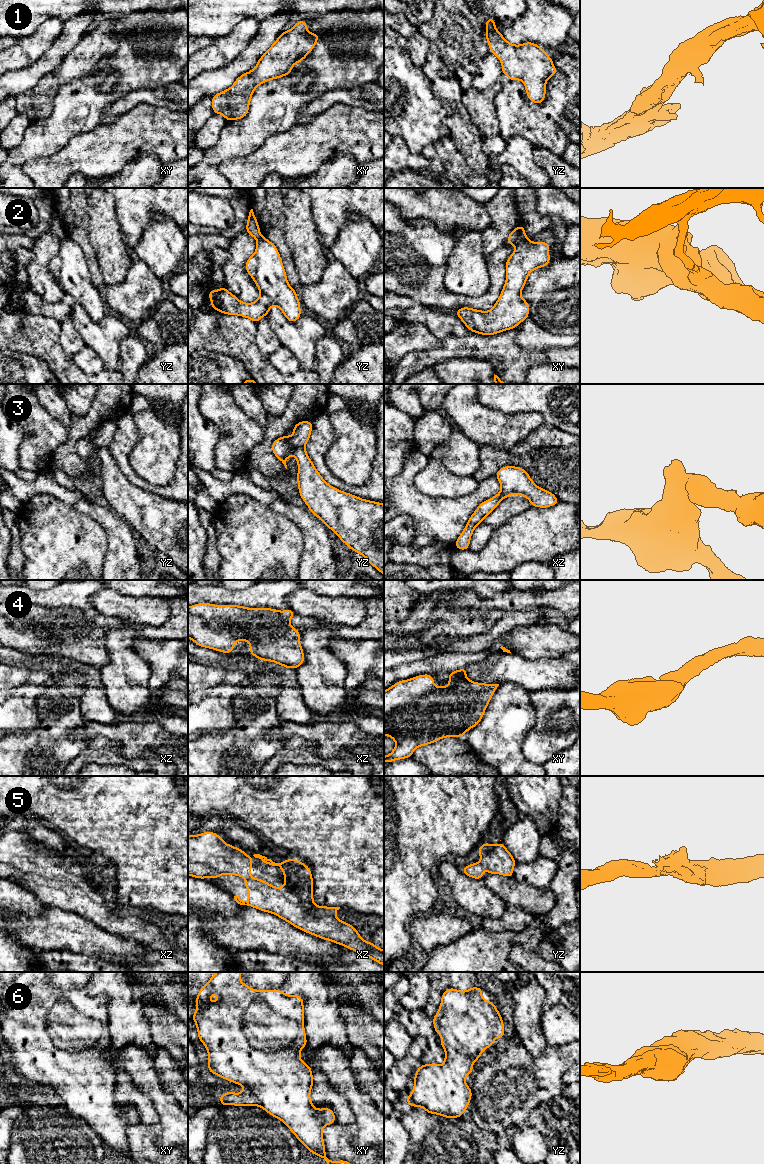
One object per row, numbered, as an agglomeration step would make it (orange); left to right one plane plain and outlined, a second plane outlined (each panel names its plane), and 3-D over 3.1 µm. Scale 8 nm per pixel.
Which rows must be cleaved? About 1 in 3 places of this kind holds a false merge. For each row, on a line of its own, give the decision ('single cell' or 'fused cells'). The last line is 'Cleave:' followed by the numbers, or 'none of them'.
1: single cell
2: fused cells
3: fused cells
4: single cell
5: single cell
6: single cell
Cleave: 2, 3

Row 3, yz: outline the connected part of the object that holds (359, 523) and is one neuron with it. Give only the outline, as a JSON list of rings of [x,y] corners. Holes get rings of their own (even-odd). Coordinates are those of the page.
[[[304,446],[294,451],[298,463],[299,495],[327,528],[330,528],[352,551],[361,554],[384,575],[384,504],[359,498],[328,484],[316,470]]]

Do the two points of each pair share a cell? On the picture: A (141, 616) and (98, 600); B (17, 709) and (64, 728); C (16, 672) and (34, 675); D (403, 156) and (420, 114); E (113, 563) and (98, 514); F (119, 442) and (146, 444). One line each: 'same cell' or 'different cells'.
A: same cell
B: different cells
C: same cell
D: different cells
E: same cell
F: different cells

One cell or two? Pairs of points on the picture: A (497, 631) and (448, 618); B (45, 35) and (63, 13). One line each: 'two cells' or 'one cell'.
A: two cells
B: two cells

